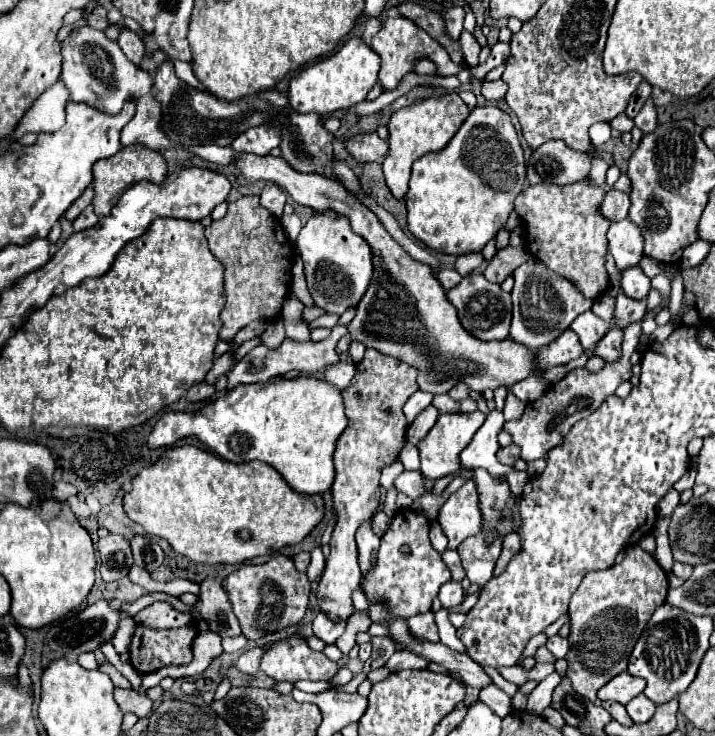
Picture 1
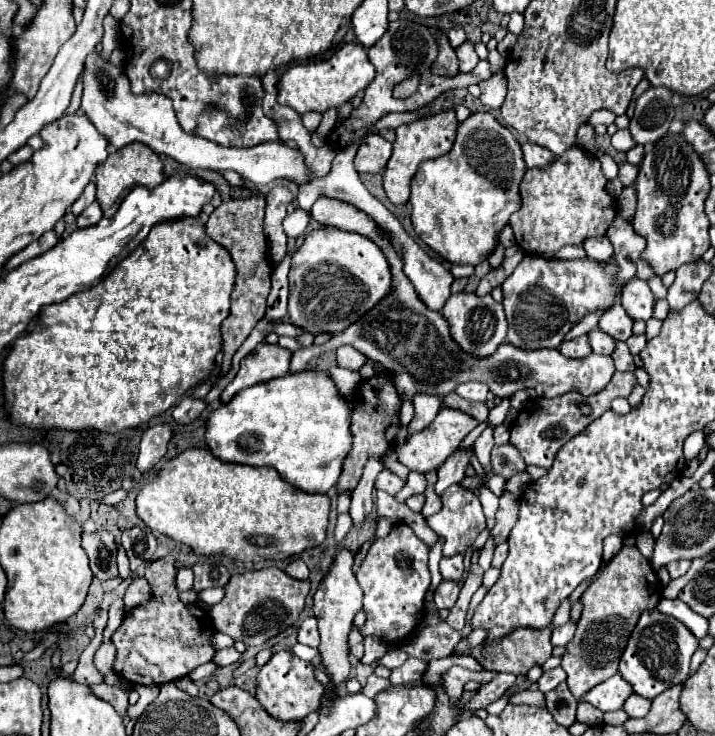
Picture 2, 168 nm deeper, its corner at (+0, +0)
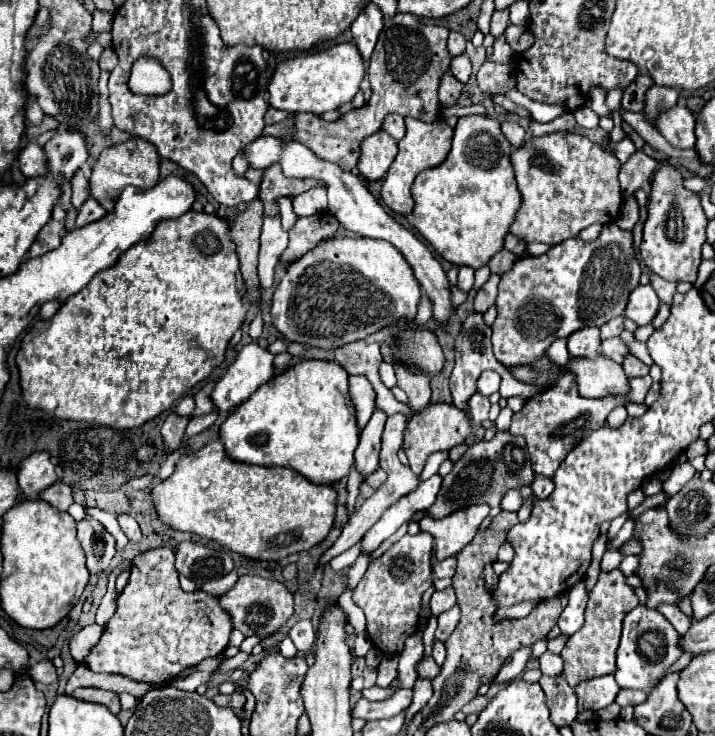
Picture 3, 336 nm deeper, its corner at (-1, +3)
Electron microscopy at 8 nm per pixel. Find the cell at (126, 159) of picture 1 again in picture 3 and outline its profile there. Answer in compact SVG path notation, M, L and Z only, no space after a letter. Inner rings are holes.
M132 138L122 144L114 144L98 156L96 164L92 166L92 176L90 176L90 194L96 198L108 212L114 210L116 198L124 190L124 186L138 186L138 188L152 188L156 186L160 174L158 174L158 154L156 148L142 140L142 138Z

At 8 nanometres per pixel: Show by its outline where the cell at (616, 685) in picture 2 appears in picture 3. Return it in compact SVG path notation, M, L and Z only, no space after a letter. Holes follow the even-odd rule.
M598 676L590 680L582 680L576 686L578 696L578 710L600 710L614 702L620 686L616 684L614 676Z

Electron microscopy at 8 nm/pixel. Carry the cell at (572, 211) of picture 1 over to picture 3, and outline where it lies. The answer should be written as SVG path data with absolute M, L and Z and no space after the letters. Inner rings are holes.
M574 132L532 136L526 138L520 148L512 150L510 160L518 190L524 198L510 232L524 242L560 244L566 238L574 238L578 230L584 230L590 224L612 222L612 210L622 204L624 196L618 182L618 158L586 136Z

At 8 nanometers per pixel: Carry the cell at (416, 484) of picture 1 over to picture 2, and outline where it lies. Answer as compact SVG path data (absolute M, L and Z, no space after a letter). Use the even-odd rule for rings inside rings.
M385 469L381 475L377 475L375 489L383 489L383 491L387 491L389 495L395 495L395 493L399 493L403 487L405 487L405 481L401 481L401 477L397 477L395 473L389 473L389 469Z

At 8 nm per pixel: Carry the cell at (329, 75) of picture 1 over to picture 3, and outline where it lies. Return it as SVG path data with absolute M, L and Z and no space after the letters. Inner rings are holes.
M336 44L328 50L320 50L308 56L296 56L282 60L268 84L270 106L286 112L310 112L324 114L350 102L360 90L364 78L364 60L354 44Z

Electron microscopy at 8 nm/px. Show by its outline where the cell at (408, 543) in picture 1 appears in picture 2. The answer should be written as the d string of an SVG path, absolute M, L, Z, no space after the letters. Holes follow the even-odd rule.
M395 523L387 537L377 539L371 545L357 571L357 581L363 589L363 609L367 613L367 621L361 627L363 637L373 635L389 645L401 645L405 637L423 621L423 599L431 585L427 555L429 547L405 523Z

